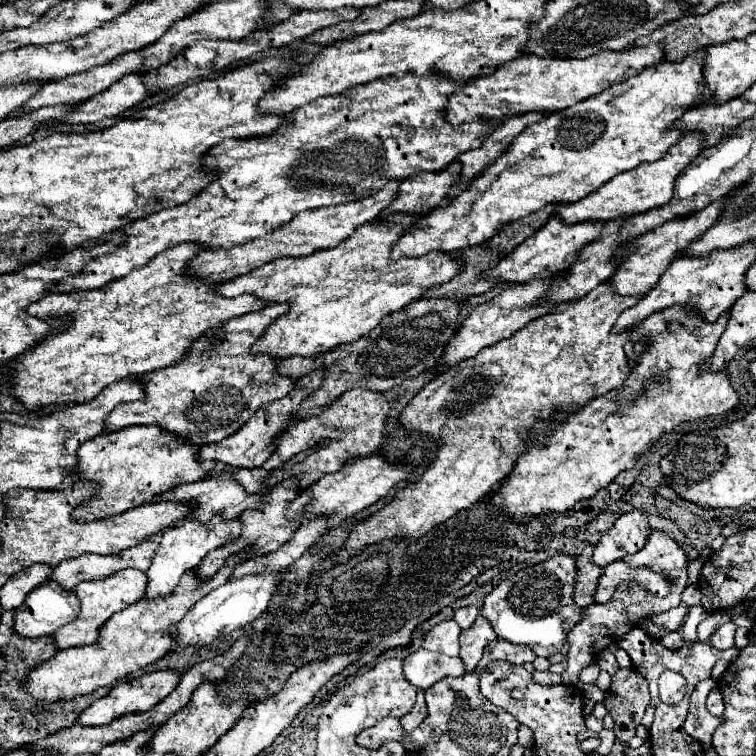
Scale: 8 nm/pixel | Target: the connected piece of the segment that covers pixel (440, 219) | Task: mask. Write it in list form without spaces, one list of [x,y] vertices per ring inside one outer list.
[[[700,48],[682,62],[664,60],[648,66],[634,78],[530,124],[448,208],[434,208],[412,232],[406,232],[392,250],[392,260],[400,256],[422,256],[432,250],[452,252],[478,246],[488,242],[502,224],[520,220],[548,202],[576,202],[616,174],[662,158],[686,134],[672,128],[672,124],[688,108],[708,102],[714,96],[704,80],[704,56],[706,48]]]

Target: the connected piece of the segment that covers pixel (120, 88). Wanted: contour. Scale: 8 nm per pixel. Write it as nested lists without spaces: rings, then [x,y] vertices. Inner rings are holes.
[[[130,72],[112,88],[100,92],[100,96],[92,96],[92,100],[86,100],[78,106],[78,110],[68,116],[68,124],[92,124],[104,118],[120,116],[128,108],[144,102],[150,96],[148,86],[144,84],[144,72]]]

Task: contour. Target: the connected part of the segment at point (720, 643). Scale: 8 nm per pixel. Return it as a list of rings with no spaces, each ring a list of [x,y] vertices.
[[[724,622],[722,626],[718,626],[718,630],[712,634],[712,646],[716,650],[726,650],[734,646],[734,632],[736,632],[736,624],[734,622]]]

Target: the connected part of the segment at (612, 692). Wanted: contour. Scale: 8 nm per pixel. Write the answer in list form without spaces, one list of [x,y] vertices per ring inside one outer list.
[[[634,668],[618,670],[612,676],[612,686],[606,692],[604,704],[616,722],[616,738],[628,744],[636,736],[636,728],[650,704],[650,692],[644,676]]]

